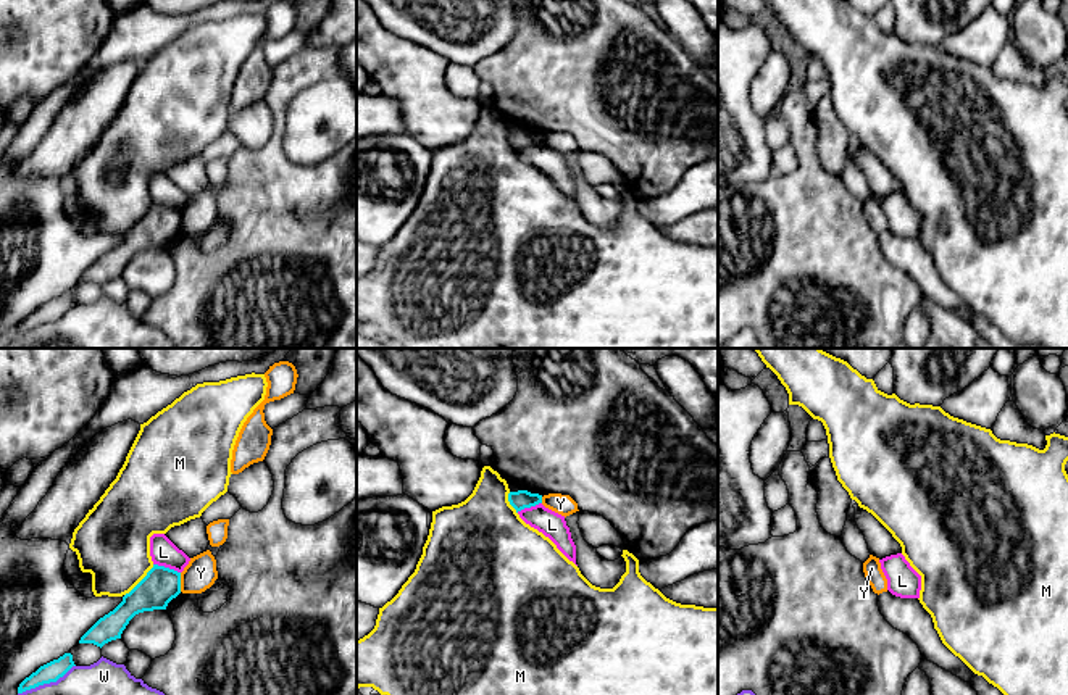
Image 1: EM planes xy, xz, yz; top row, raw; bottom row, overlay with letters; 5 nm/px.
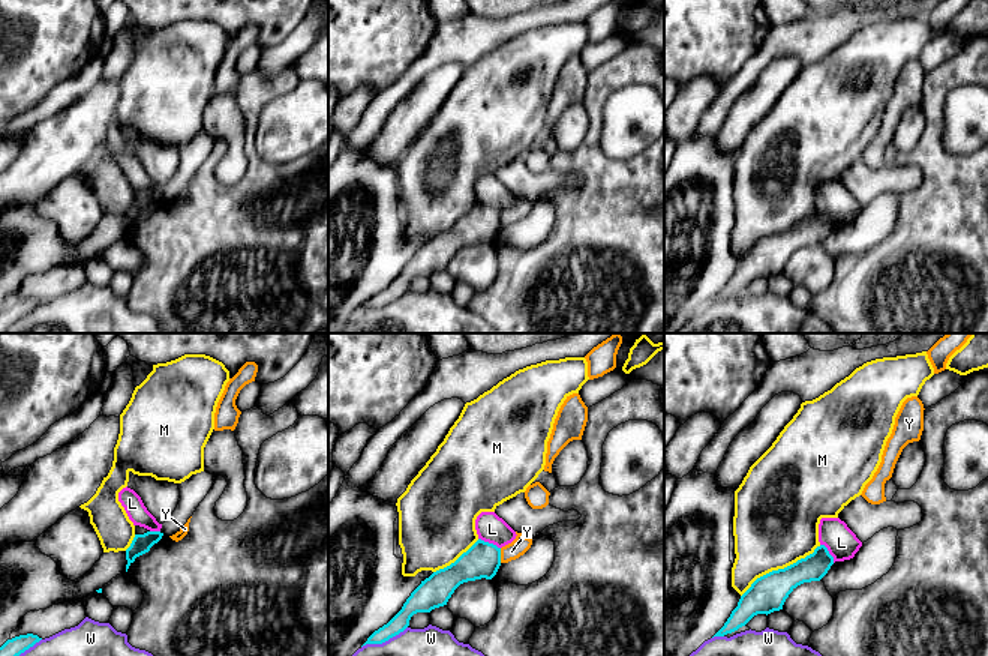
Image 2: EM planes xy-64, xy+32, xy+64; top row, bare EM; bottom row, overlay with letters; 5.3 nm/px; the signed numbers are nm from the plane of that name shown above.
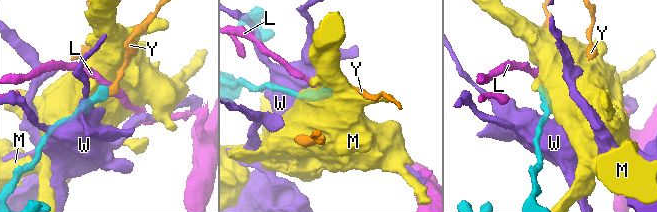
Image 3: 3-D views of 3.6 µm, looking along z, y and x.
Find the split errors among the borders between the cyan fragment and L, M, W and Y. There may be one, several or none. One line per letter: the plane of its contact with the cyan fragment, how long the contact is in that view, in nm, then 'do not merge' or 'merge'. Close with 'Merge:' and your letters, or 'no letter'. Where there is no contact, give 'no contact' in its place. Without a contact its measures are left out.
L: xy | 140 nm | do not merge
M: xy | 220 nm | do not merge
W: xy | 320 nm | do not merge
Y: xy | 100 nm | do not merge
Merge: no letter

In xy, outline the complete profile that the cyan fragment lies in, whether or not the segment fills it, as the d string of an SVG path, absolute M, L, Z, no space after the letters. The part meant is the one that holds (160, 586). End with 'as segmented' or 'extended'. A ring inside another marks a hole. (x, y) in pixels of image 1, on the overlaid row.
M153 564L147 576L123 597L123 601L100 618L79 640L79 643L105 643L121 639L129 621L144 611L166 610L168 603L181 593L181 572Z | as segmented

